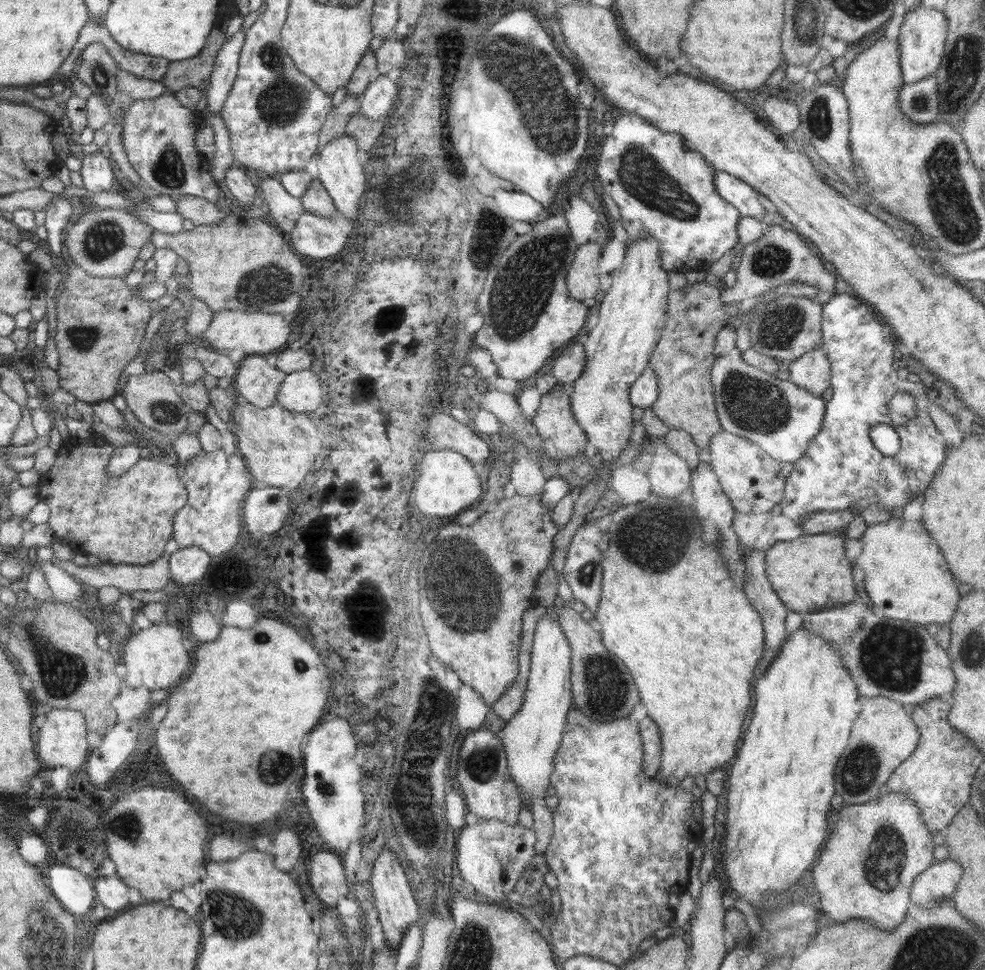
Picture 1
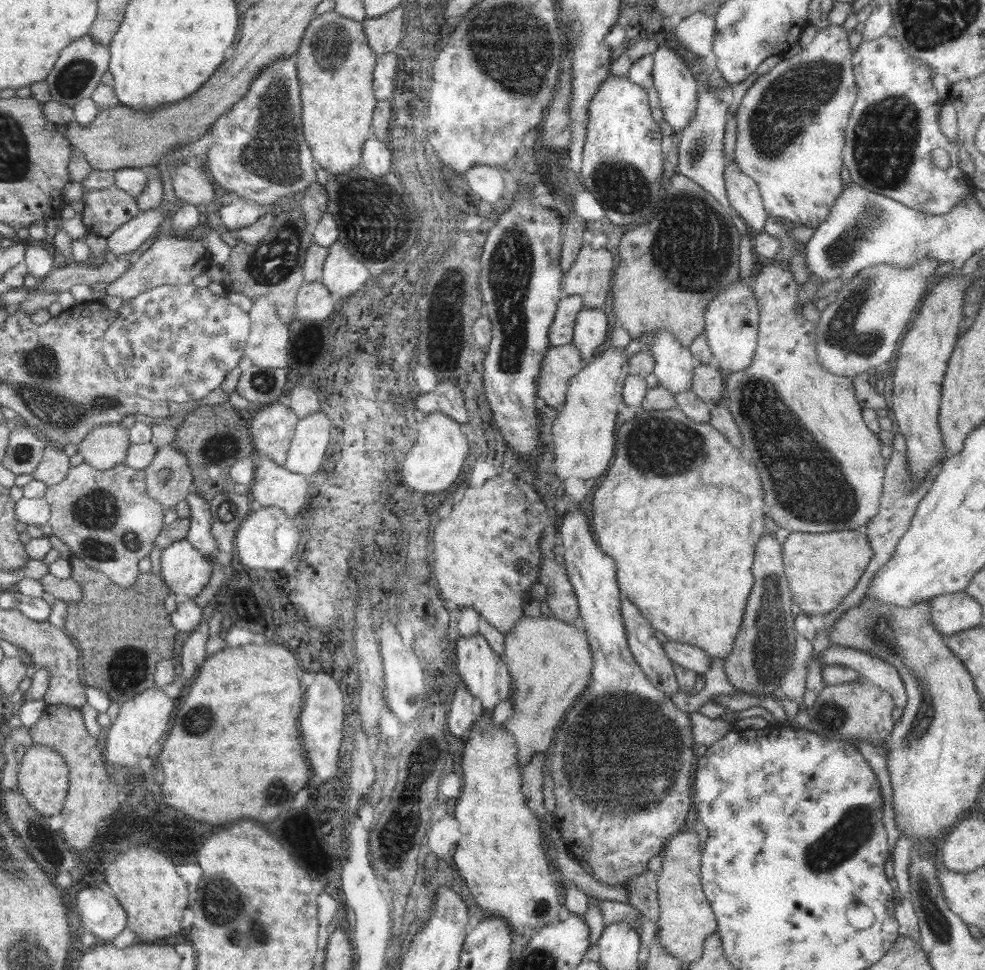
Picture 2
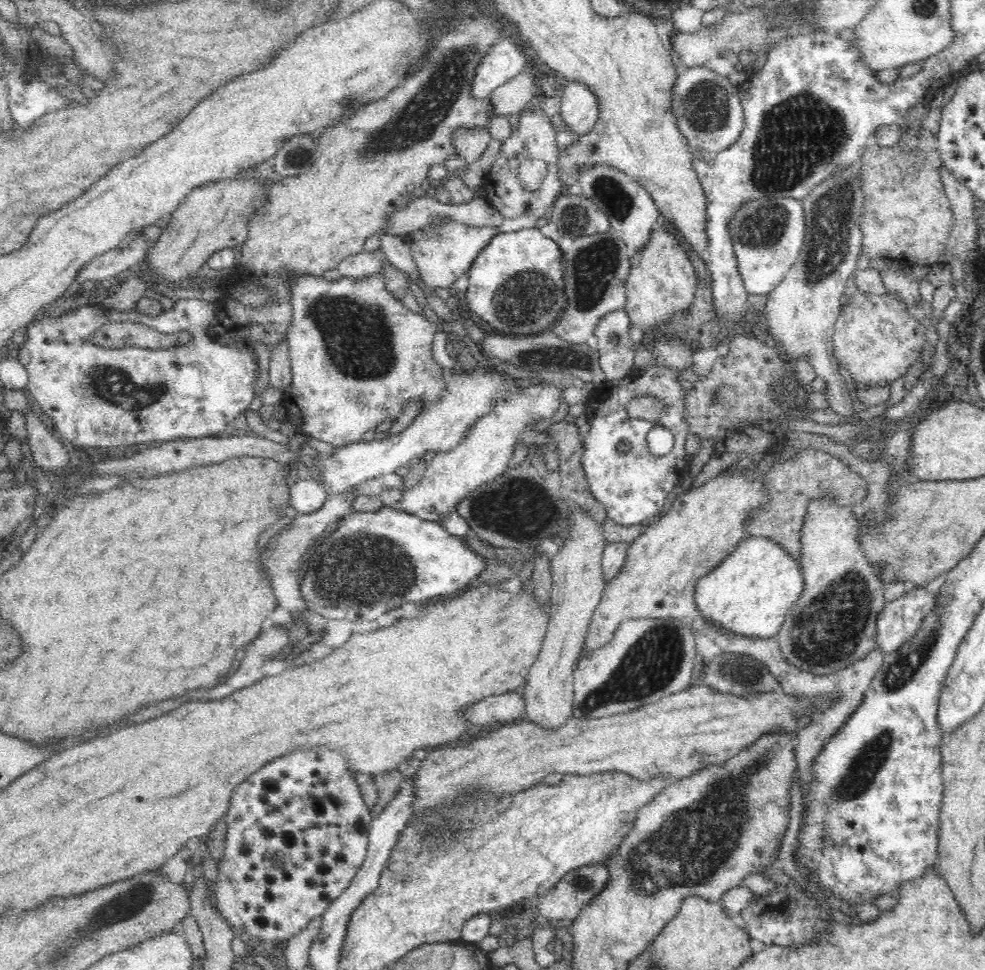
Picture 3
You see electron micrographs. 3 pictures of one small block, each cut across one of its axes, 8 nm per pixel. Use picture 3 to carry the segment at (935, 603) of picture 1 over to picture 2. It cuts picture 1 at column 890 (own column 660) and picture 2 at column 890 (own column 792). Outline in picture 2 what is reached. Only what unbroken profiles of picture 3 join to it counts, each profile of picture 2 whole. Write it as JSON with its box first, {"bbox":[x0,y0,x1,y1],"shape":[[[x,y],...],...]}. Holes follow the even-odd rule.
{"bbox":[819,645,907,709],"shape":[[[832,645],[820,652],[819,661],[824,665],[844,665],[852,668],[862,677],[881,690],[888,692],[893,698],[896,709],[906,706],[907,695],[904,683],[895,666],[872,656],[867,652],[850,648],[849,646]]]}

